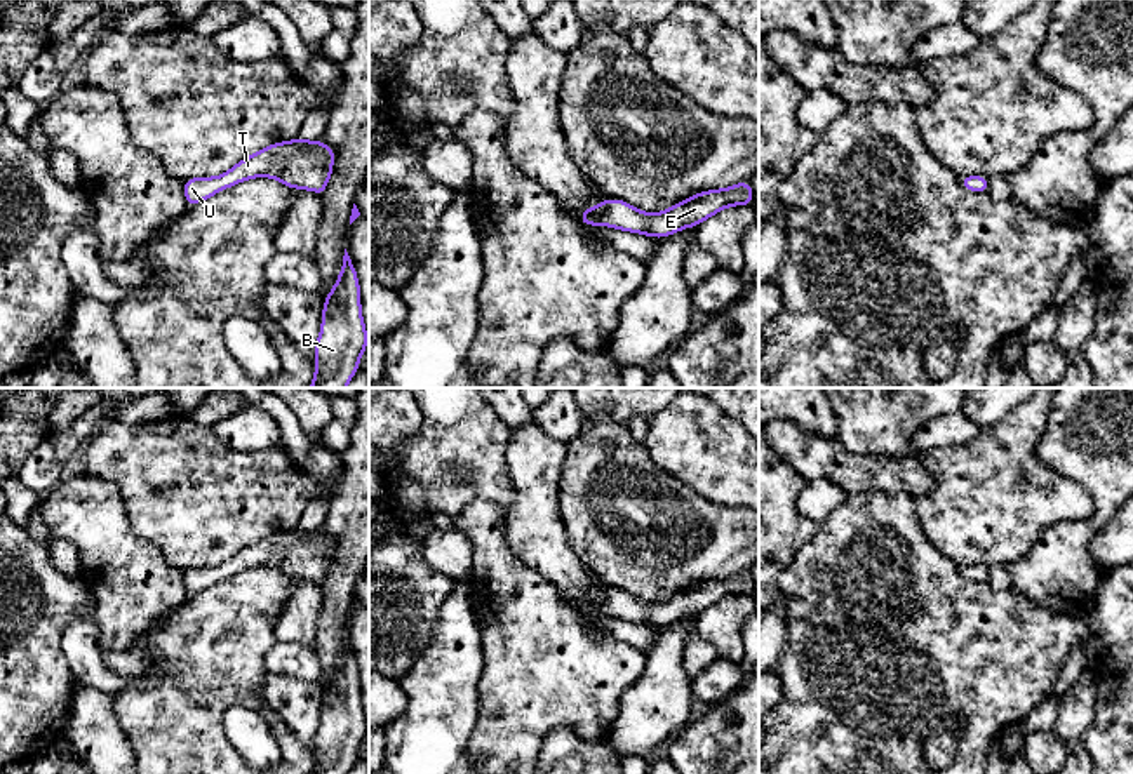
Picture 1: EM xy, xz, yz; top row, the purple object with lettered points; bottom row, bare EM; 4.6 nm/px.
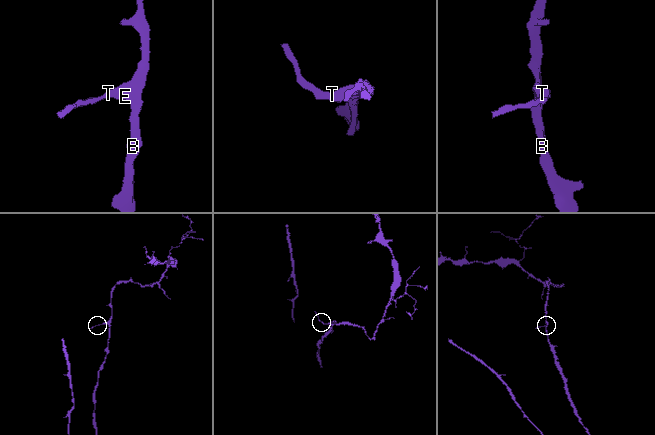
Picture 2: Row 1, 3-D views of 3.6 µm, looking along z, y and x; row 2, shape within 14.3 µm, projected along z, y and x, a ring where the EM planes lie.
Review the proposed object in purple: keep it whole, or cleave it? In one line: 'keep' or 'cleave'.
keep

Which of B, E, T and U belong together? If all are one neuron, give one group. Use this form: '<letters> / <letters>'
B E T U

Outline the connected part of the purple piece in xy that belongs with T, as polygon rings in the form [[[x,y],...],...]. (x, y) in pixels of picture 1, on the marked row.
[[[315,141],[275,143],[240,160],[235,167],[218,177],[191,177],[183,181],[188,207],[252,177],[273,177],[292,190],[312,190],[324,195],[332,174],[336,151]]]

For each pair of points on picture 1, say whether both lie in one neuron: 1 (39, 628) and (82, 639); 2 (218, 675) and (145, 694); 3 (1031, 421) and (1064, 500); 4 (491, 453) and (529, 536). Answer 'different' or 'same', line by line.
1: different
2: same
3: same
4: different

